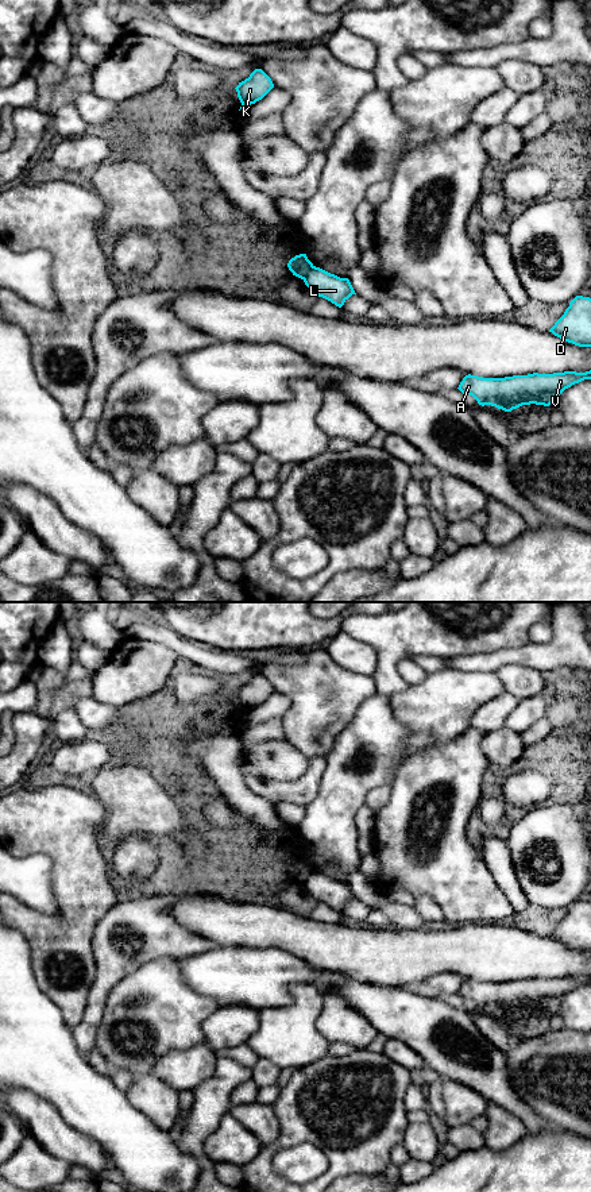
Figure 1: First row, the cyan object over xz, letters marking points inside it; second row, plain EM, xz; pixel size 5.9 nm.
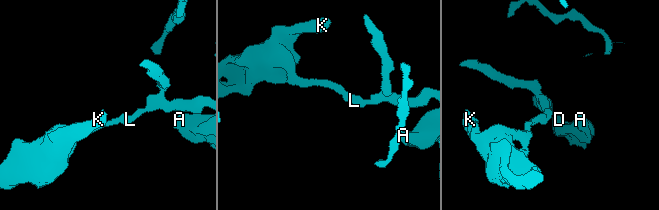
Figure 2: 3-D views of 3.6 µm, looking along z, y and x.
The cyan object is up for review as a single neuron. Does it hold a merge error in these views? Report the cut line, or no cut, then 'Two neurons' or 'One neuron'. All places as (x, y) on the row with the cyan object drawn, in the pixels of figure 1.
Split along xz (313, 266), (302, 278). Two neurons

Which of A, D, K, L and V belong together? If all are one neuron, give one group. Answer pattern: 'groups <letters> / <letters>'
groups A D L V / K

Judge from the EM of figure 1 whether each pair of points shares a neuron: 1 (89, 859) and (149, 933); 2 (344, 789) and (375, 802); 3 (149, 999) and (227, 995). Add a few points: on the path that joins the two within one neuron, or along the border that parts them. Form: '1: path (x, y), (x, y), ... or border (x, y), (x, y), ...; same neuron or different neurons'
1: border (118, 901), (96, 925); different neurons
2: border (390, 778), (367, 794), (366, 803); different neurons
3: border (182, 978), (197, 992), (211, 996), (219, 1006); different neurons

